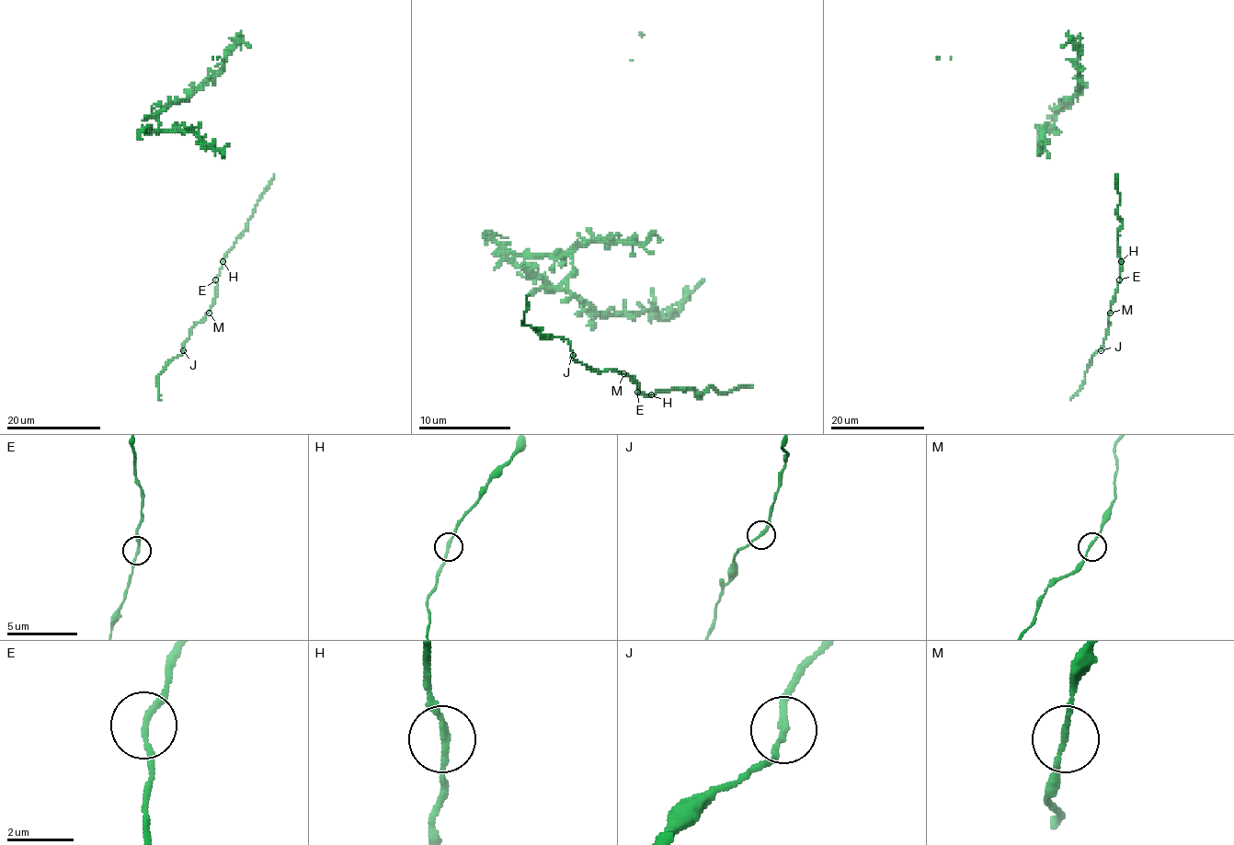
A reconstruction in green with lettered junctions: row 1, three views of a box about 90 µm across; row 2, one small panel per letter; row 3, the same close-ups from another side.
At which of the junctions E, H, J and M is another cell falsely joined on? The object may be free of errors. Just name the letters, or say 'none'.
none

